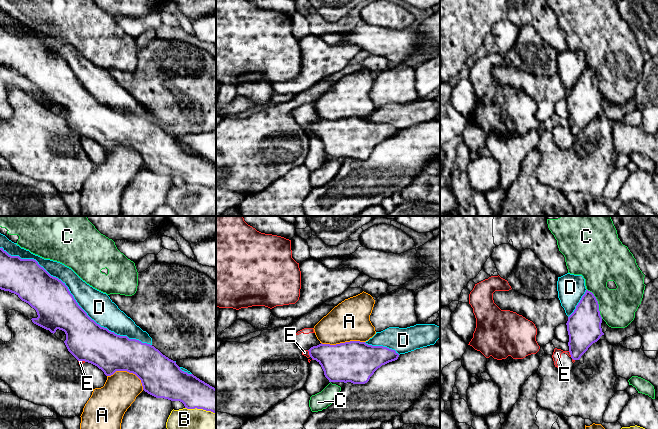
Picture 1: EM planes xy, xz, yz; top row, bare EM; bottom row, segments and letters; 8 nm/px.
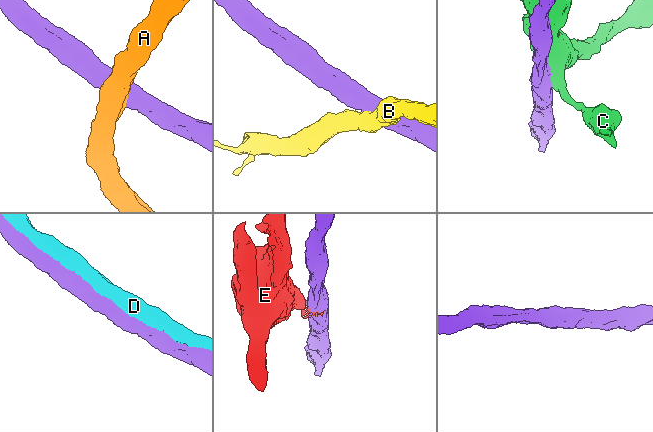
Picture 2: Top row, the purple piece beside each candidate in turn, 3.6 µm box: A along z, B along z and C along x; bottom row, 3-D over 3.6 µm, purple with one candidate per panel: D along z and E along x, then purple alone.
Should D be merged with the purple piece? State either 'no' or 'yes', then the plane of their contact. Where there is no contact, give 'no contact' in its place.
yes; meets purple in xy

